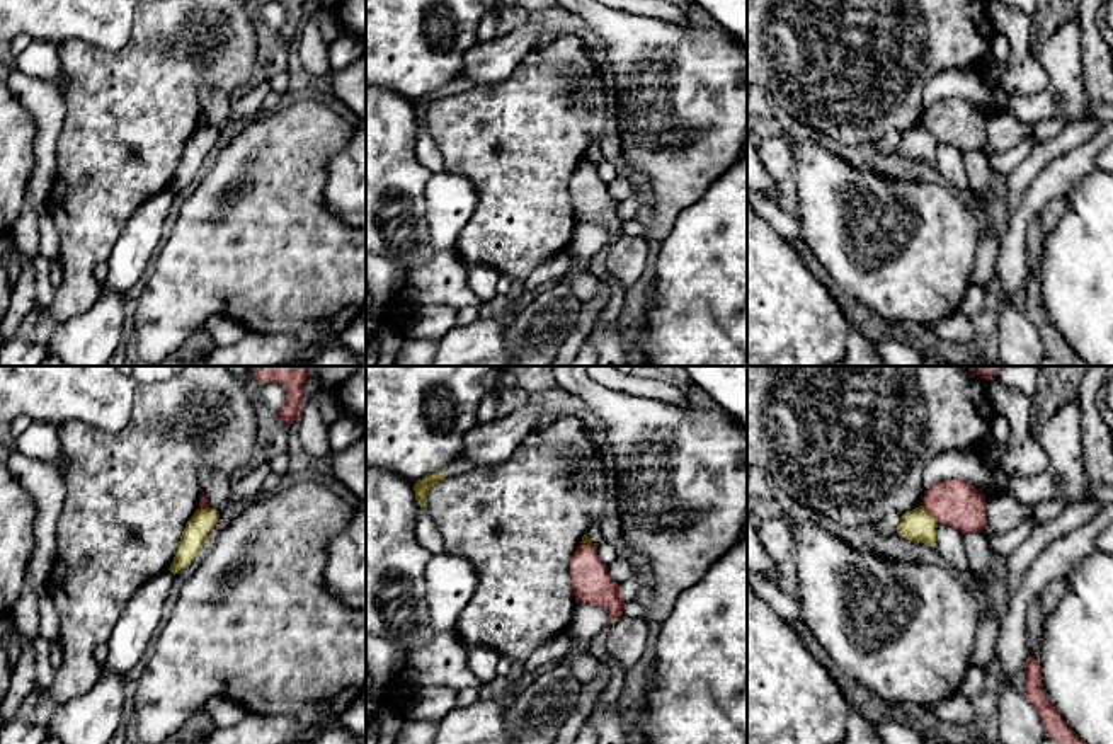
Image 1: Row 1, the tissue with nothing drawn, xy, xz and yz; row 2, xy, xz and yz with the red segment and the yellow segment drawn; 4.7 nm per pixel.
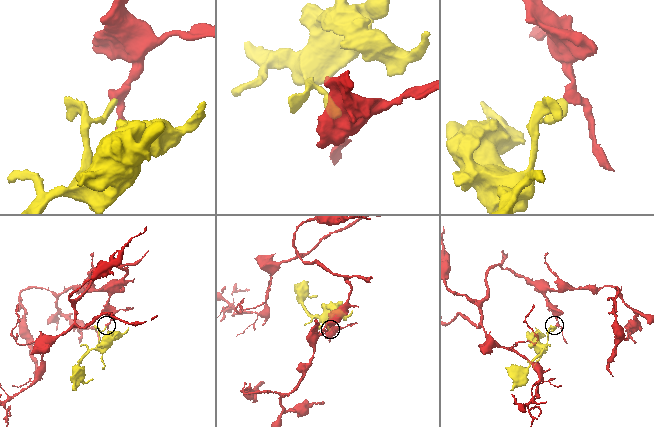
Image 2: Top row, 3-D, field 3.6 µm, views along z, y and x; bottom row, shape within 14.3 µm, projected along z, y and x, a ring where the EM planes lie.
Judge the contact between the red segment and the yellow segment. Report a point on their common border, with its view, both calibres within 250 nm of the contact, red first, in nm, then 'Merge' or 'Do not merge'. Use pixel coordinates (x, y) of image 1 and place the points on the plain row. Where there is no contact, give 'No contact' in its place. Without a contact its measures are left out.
Touches red at yz (930, 131). Thickness 220 nm (red) against 160 nm. Do not merge

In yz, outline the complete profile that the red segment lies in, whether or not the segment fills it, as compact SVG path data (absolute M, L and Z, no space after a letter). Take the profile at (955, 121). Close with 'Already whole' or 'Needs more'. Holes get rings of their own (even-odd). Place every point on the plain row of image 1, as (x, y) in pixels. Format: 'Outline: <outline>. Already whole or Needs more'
Outline: M960 97L931 104L921 124L938 141L950 143L960 152L984 150L987 145L985 114Z. Already whole

